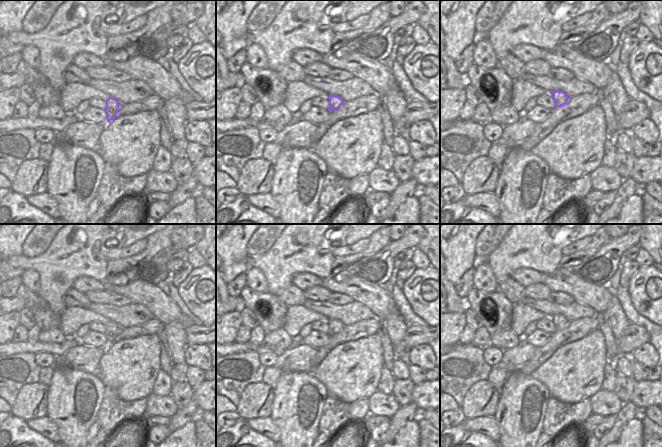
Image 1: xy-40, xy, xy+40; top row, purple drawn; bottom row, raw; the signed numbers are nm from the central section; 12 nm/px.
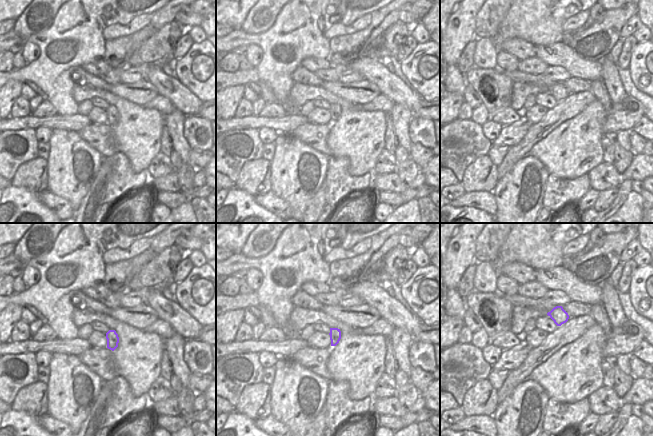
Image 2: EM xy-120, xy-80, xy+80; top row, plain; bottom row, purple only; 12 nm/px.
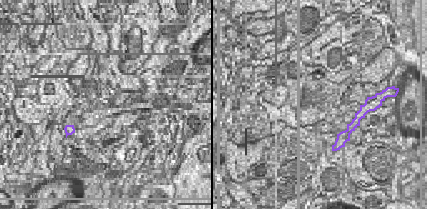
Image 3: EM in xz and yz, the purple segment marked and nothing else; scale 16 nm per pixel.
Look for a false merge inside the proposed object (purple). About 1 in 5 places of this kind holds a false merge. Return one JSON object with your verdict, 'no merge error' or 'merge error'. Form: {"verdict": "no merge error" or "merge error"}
{"verdict": "no merge error"}

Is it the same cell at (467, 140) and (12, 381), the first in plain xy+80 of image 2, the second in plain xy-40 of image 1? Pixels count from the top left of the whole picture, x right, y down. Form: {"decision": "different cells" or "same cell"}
{"decision": "same cell"}

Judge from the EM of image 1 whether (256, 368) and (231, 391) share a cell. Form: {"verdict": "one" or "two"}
{"verdict": "one"}

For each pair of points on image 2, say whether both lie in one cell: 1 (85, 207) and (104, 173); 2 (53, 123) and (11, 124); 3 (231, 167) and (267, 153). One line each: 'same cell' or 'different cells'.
1: same cell
2: same cell
3: different cells

